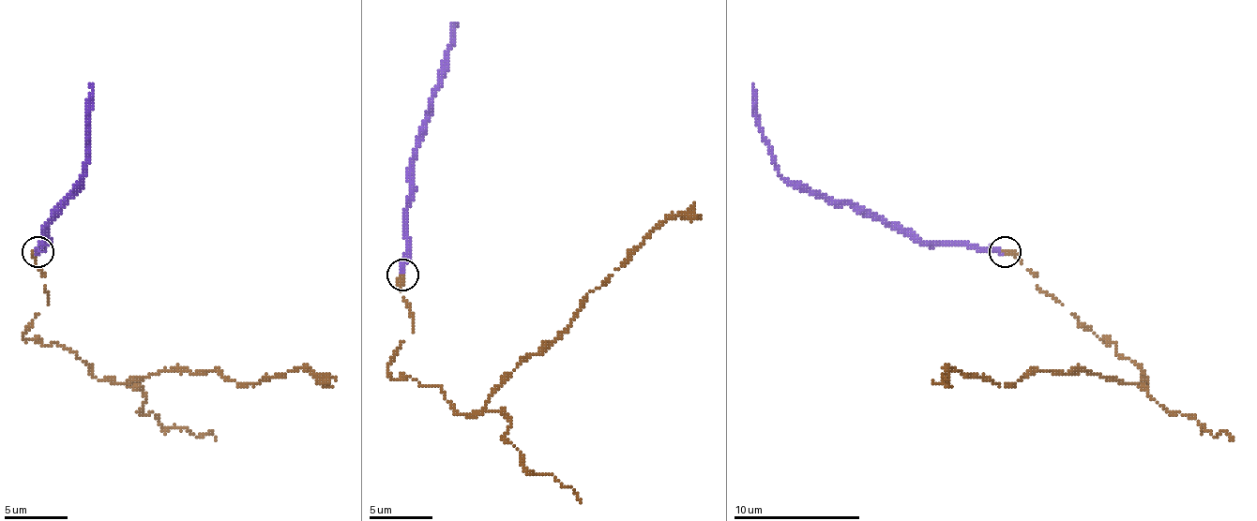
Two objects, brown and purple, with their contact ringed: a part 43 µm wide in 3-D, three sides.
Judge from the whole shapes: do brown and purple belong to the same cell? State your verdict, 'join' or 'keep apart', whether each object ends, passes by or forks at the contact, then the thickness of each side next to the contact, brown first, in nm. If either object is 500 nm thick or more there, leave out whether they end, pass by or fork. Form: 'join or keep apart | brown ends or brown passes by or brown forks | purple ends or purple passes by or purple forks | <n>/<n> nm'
join | brown ends | purple ends | 400/360 nm

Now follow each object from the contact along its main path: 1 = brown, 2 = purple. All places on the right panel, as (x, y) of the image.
1: (1006, 251), (1144, 380), (1119, 383), (1091, 371), (1027, 371), (1015, 383), (992, 383), (952, 367), (948, 380)
2: (1002, 251), (927, 245), (847, 203), (832, 203), (794, 187), (778, 172), (759, 127), (752, 83)

